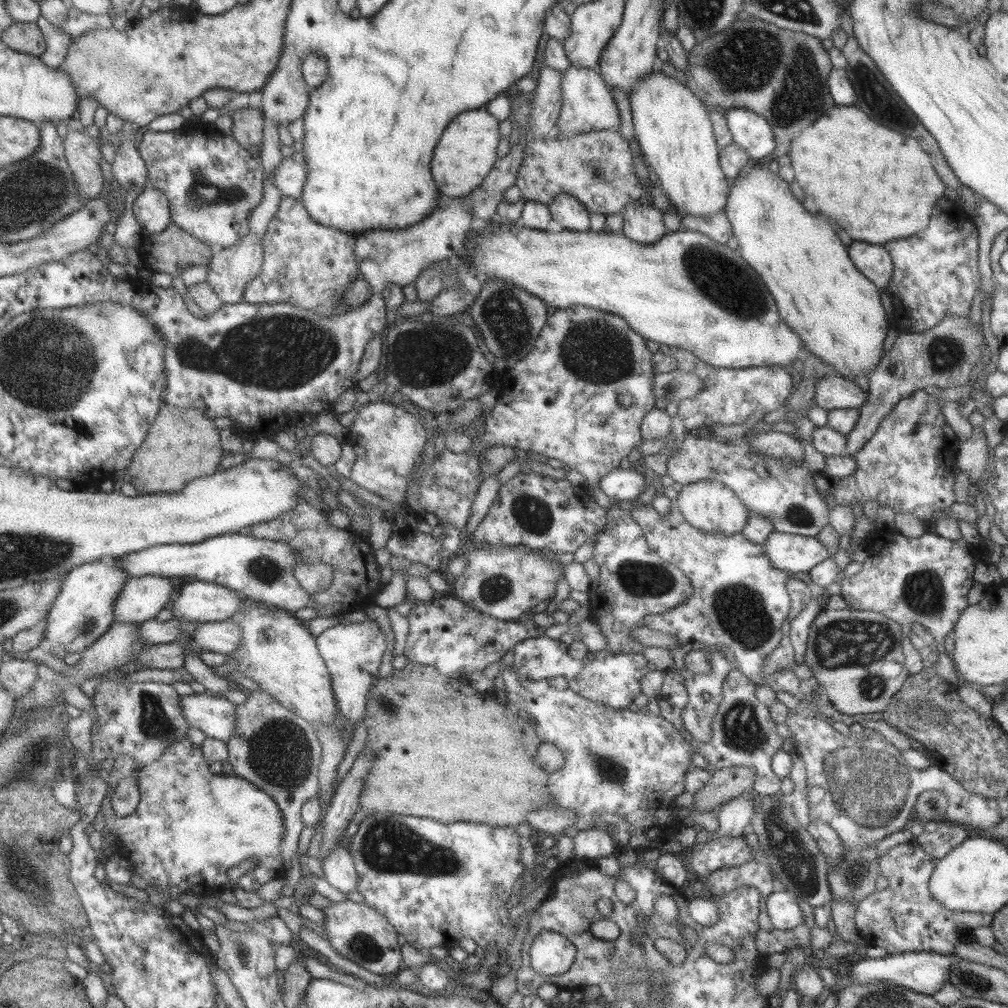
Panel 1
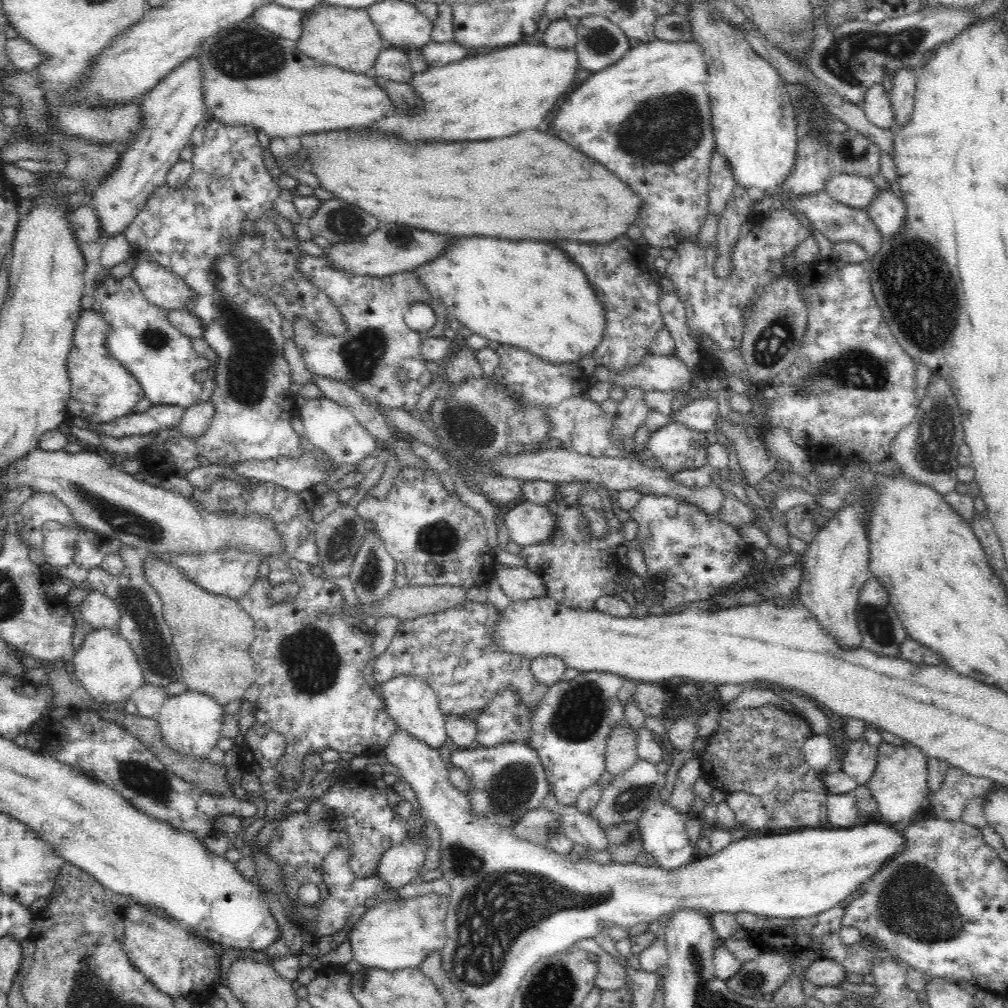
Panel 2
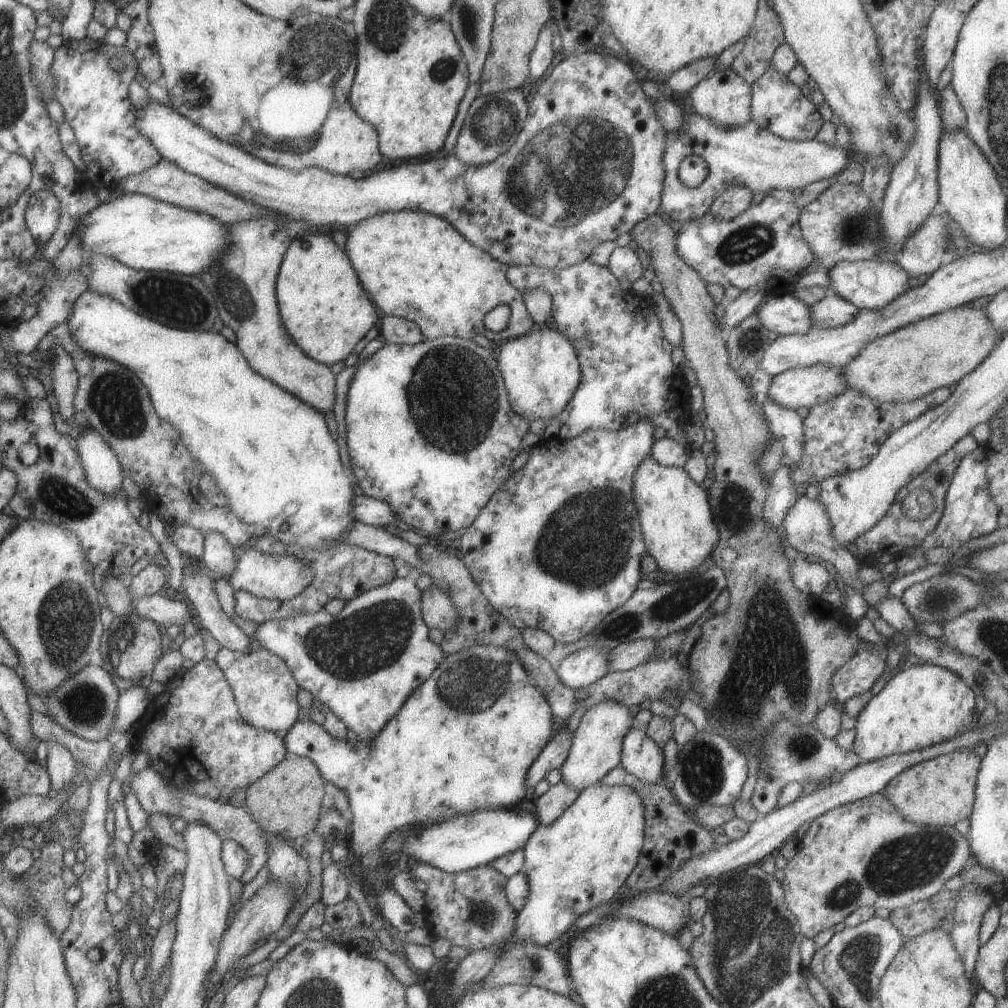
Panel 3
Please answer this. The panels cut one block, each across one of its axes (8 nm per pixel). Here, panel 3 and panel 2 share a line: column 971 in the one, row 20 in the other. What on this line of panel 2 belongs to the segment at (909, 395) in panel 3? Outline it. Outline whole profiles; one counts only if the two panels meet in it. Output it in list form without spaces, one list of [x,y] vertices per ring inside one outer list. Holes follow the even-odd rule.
[[[318,5],[303,24],[302,35],[295,42],[305,55],[317,61],[356,73],[369,74],[382,50],[381,35],[366,9]]]

